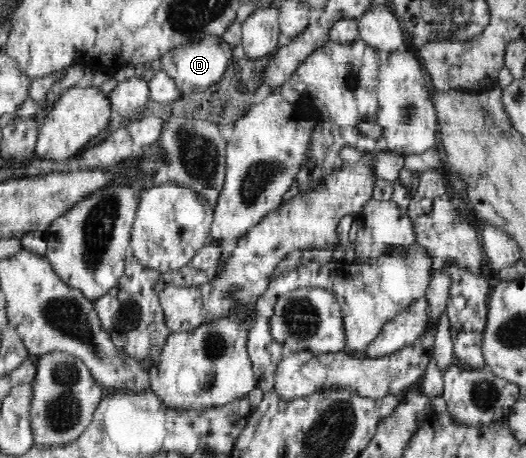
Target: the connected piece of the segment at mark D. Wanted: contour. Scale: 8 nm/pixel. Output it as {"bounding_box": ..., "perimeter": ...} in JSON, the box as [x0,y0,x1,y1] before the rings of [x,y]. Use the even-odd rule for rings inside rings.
{"bounding_box":[161,35,233,98],"perimeter":[[[209,35],[203,40],[171,49],[161,57],[164,72],[175,79],[177,87],[183,91],[183,98],[191,94],[203,93],[211,85],[218,83],[224,76],[229,65],[233,62],[233,49],[222,36]]]}

